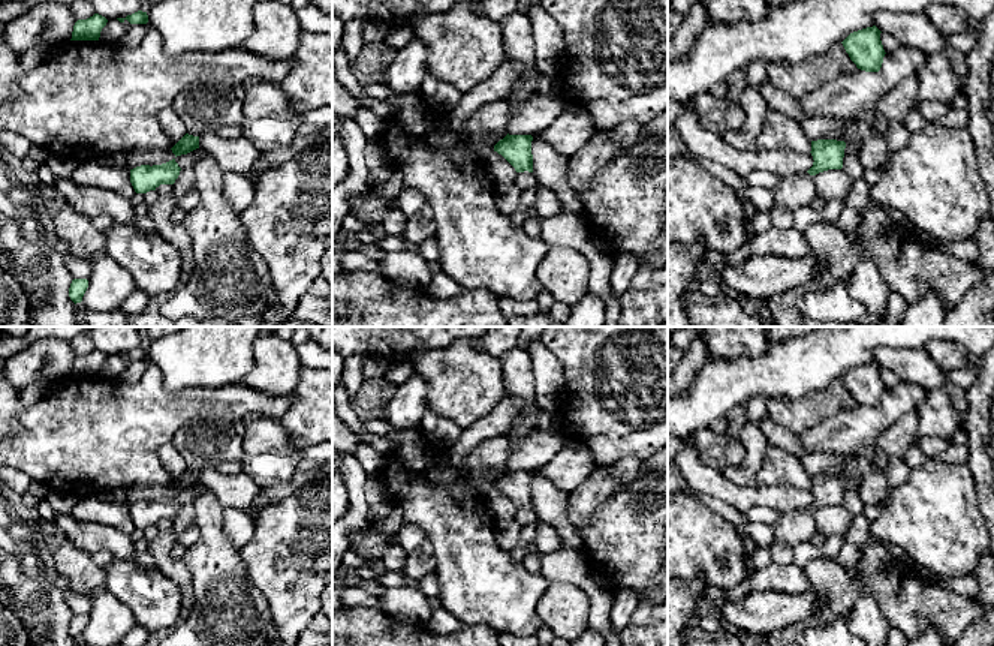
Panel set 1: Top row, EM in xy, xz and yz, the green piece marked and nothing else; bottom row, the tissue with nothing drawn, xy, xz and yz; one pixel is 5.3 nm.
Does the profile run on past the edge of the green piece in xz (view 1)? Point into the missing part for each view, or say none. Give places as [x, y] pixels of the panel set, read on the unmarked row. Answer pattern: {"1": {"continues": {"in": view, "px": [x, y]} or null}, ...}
{"1": {"continues": null}}

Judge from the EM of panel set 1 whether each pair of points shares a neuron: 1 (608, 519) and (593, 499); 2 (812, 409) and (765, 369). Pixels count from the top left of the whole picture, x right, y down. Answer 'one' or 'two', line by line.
1: two
2: two

